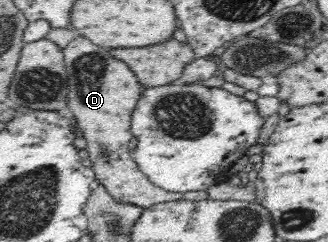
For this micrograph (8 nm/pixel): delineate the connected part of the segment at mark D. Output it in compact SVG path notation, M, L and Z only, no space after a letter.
M76 36L62 52L68 75L67 106L73 112L78 131L86 139L88 159L97 182L117 203L130 203L142 208L181 198L181 192L165 190L147 178L129 149L133 137L131 115L142 93L130 67L119 63L108 48L99 47L84 37Z

